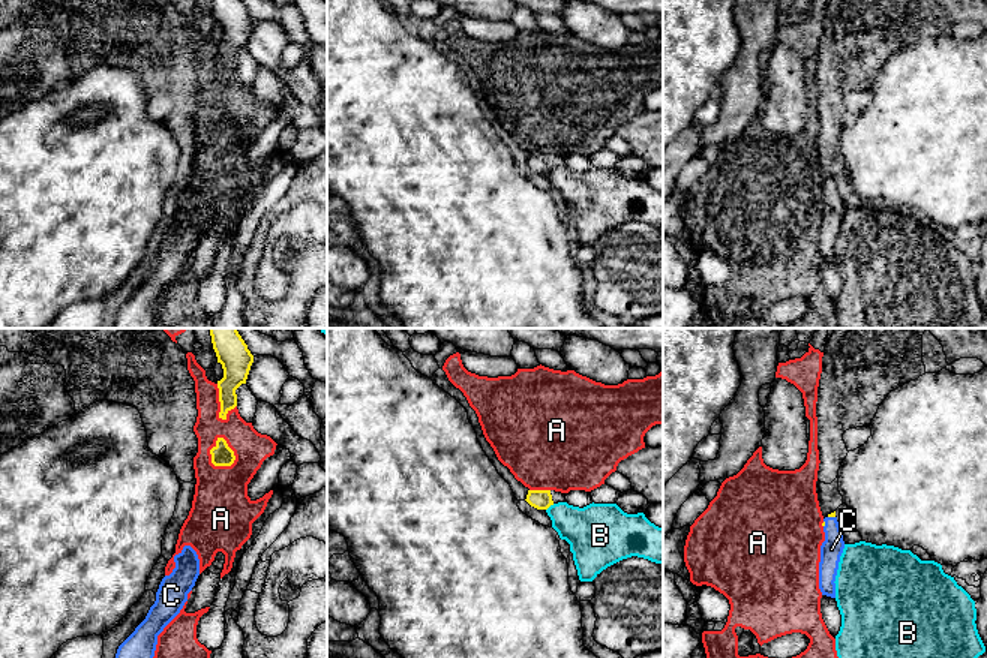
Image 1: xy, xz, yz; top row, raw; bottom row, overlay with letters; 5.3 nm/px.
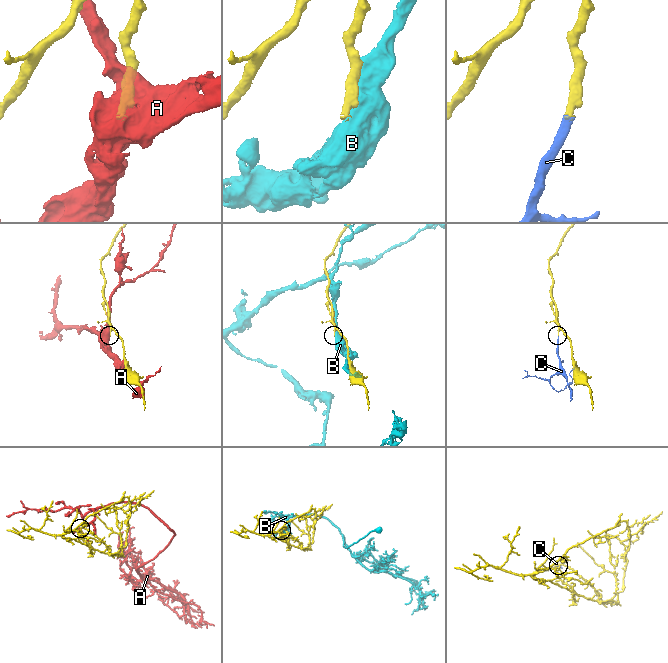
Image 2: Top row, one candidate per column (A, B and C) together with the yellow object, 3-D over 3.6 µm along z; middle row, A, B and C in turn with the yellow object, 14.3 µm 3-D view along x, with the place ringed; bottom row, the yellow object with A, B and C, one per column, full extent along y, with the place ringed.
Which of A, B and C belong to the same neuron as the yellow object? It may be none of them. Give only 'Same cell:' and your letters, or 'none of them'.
Same cell: C

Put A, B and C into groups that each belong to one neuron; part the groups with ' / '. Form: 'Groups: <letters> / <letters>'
Groups: A / B / C

